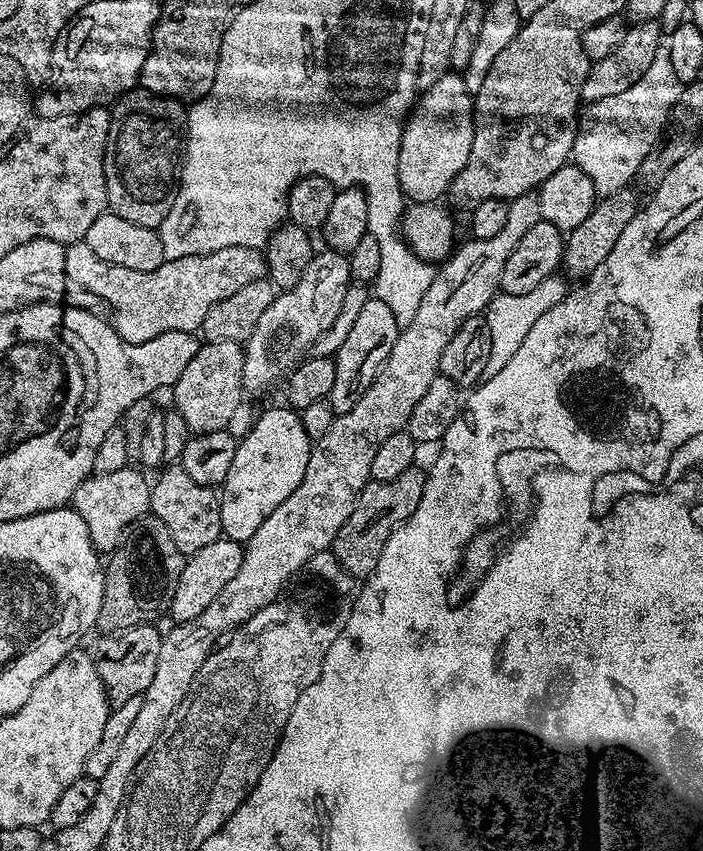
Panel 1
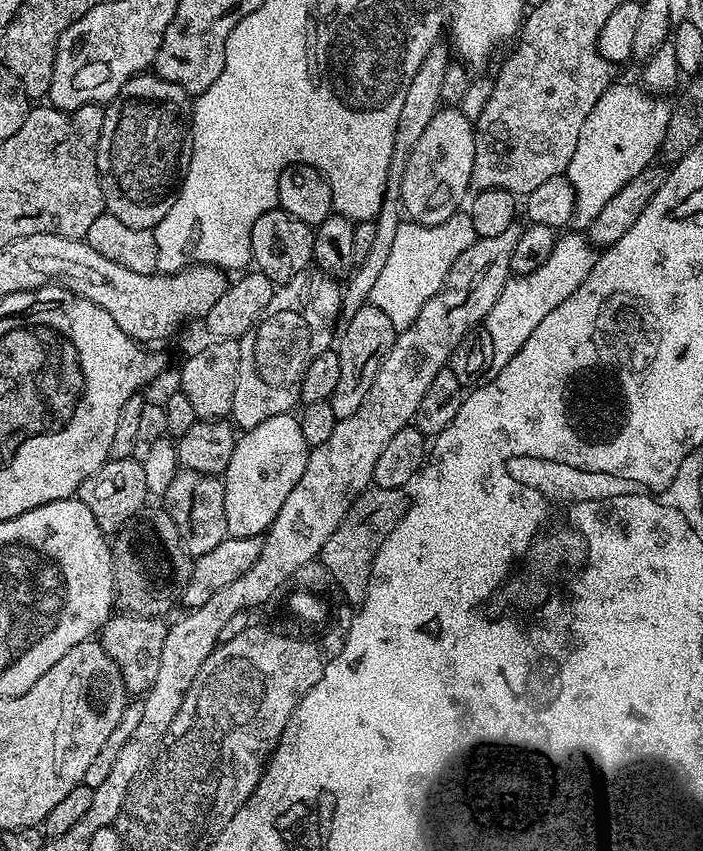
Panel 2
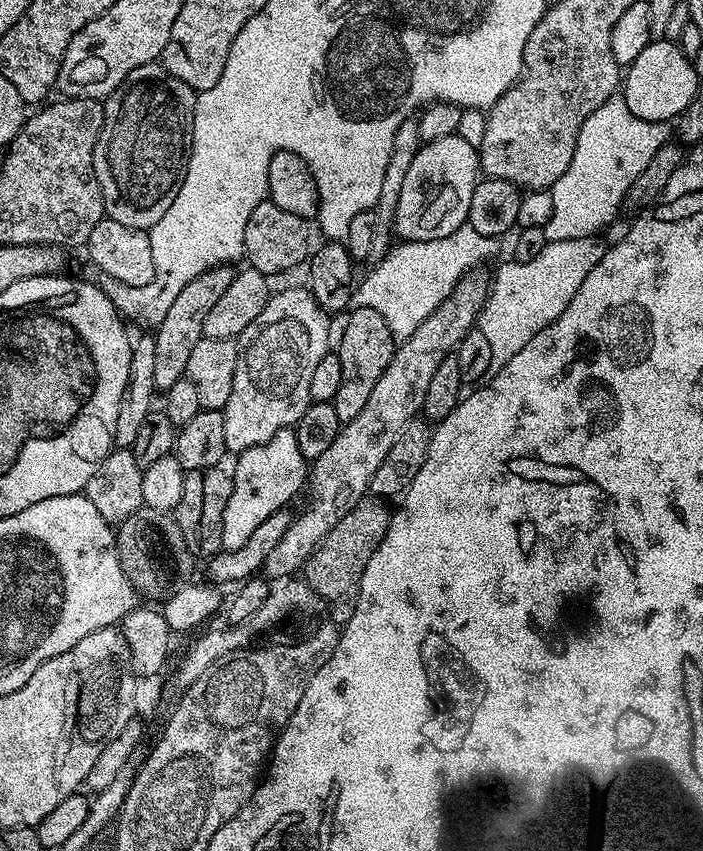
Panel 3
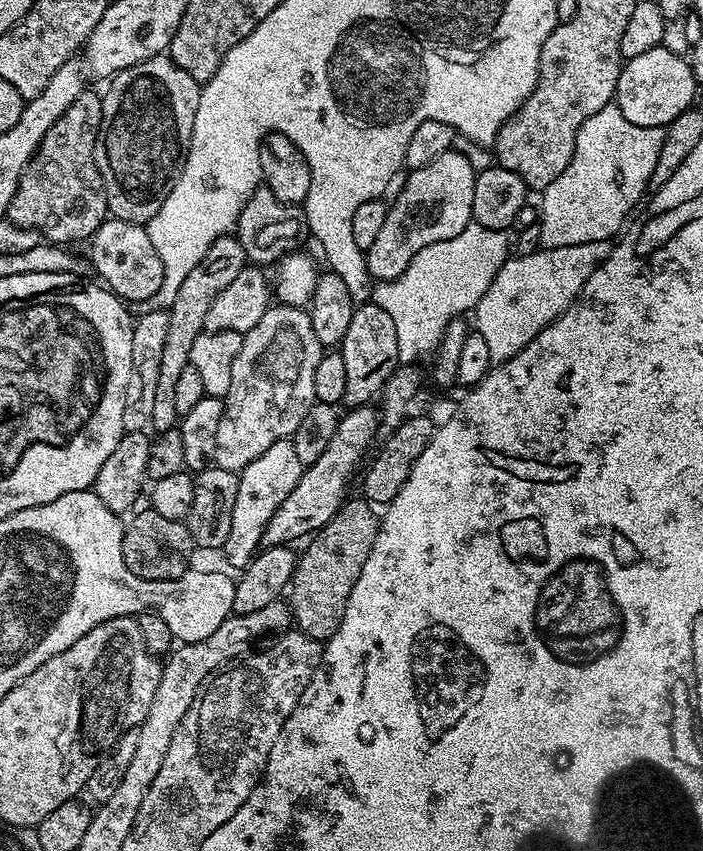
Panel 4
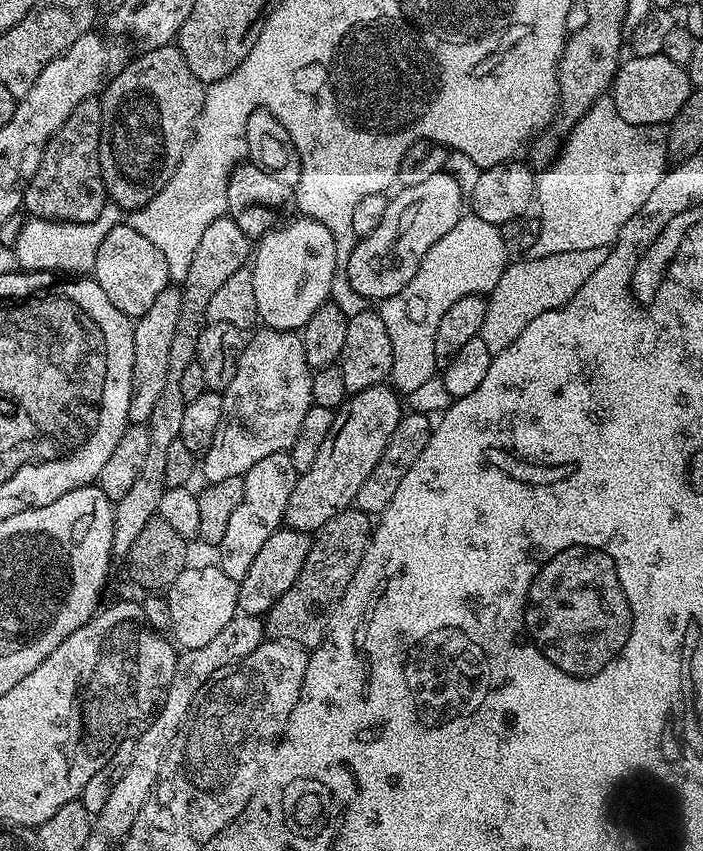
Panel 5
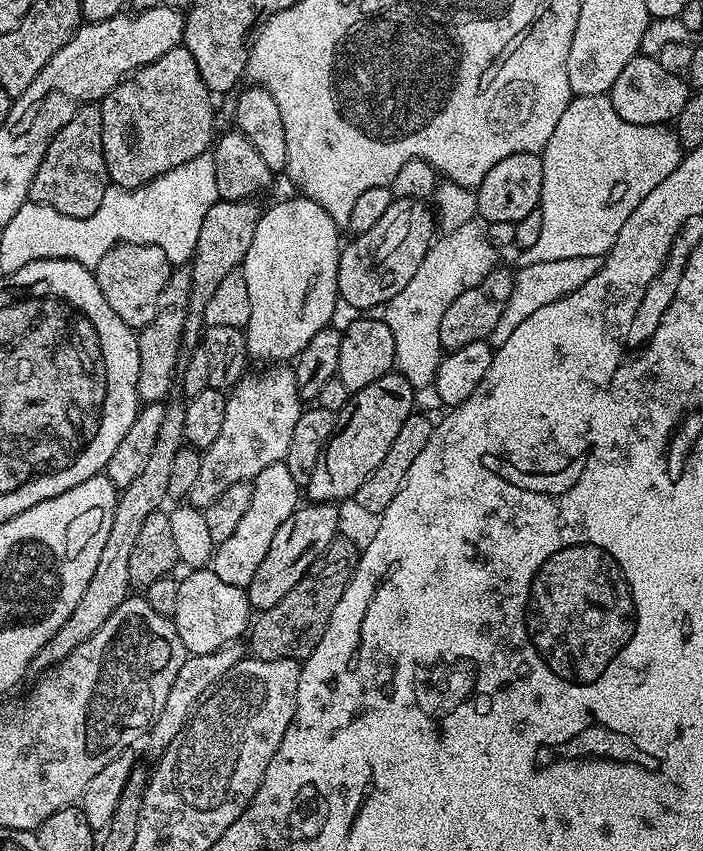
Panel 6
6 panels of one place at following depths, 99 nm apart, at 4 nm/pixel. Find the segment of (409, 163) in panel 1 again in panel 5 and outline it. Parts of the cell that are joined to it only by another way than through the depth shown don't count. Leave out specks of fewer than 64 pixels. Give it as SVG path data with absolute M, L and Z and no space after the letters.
M447 170L426 178L426 182L418 182L418 186L400 188L397 193L389 199L386 215L374 234L357 242L346 261L346 275L353 293L373 302L397 296L402 286L414 278L426 250L438 238L450 234L466 212L466 193Z

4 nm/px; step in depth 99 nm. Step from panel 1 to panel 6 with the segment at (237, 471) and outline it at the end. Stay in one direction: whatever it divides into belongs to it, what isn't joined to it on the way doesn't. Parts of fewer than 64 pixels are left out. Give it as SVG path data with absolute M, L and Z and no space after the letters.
M282 462L266 466L266 470L262 470L262 474L258 474L250 483L250 507L238 522L234 534L230 534L226 542L215 545L210 561L212 572L218 574L222 582L230 582L230 586L238 586L245 590L250 586L250 582L254 582L254 573L258 571L258 565L270 551L270 541L274 538L278 526L282 526L282 522L286 522L286 518L294 514L302 500L301 485L294 482L290 470L286 470Z

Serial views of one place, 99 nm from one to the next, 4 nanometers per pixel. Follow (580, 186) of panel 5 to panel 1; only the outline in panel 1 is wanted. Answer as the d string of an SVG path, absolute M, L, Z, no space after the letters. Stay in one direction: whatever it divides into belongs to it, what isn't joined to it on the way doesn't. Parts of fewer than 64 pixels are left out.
M665 63L661 68L661 72L655 67L646 70L630 90L622 90L622 94L614 94L614 98L602 98L587 105L579 121L571 159L592 179L601 197L629 187L637 179L636 171L642 166L642 158L646 158L665 135L668 116L678 102L682 85L678 74L674 74L674 66Z

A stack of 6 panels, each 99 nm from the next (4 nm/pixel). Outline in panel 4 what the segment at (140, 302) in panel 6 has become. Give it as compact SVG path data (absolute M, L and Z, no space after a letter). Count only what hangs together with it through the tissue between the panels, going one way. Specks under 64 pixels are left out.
M115 218L106 219L90 237L91 244L91 267L115 296L125 302L159 297L164 281L162 258L158 258L158 250L154 250L154 242L150 242L150 234L145 225Z

